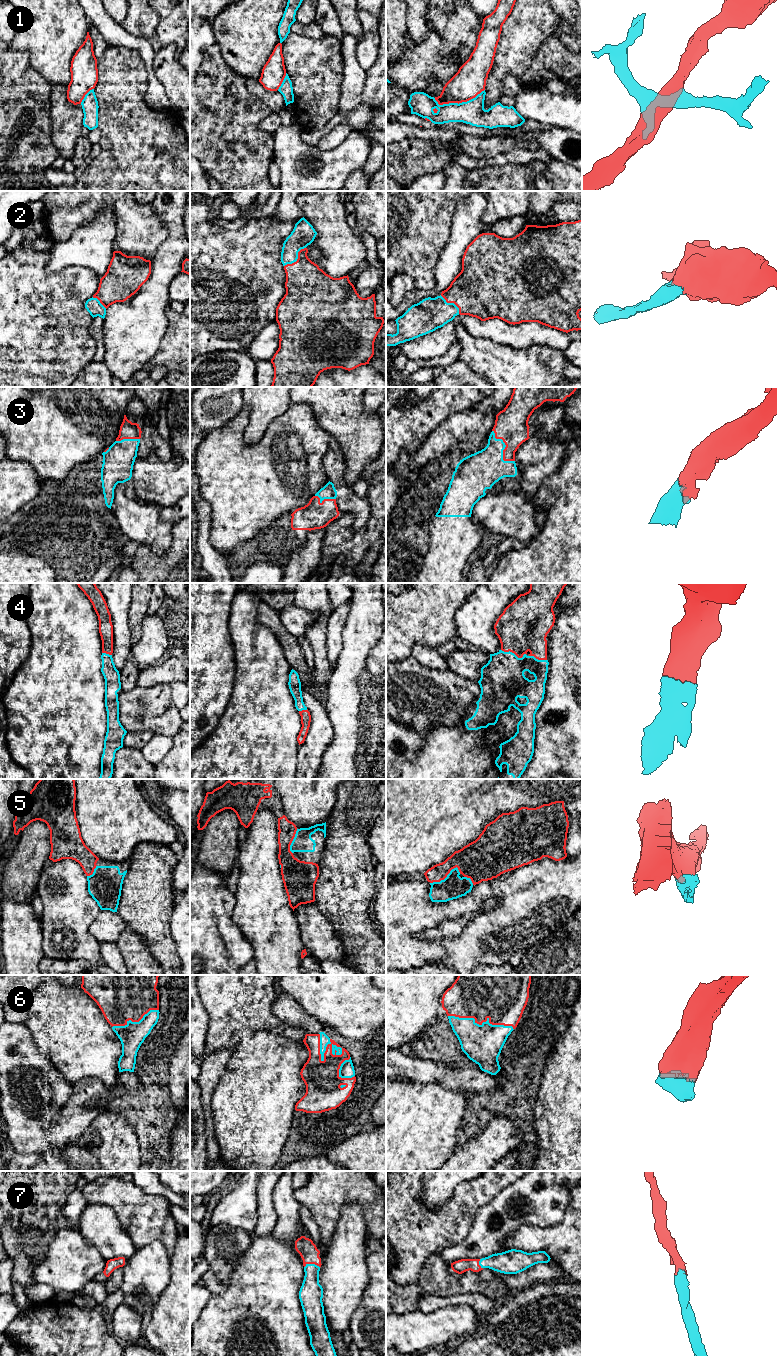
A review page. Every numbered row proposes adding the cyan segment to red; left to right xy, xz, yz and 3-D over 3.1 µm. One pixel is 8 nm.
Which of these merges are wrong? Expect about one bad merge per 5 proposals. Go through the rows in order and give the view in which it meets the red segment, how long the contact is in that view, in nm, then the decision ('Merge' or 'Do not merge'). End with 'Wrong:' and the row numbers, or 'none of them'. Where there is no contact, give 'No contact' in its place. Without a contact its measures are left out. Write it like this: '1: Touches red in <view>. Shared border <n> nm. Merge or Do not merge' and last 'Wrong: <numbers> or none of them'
1: Touches red in yz. Shared border 420 nm. Do not merge
2: Touches red in xz. Shared border 240 nm. Merge
3: Touches red in yz. Shared border 320 nm. Merge
4: Touches red in yz. Shared border 200 nm. Merge
5: Touches red in yz. Shared border 260 nm. Merge
6: Touches red in xz. Shared border 260 nm. Merge
7: Touches red in xz. Shared border 130 nm. Merge
Wrong: 1

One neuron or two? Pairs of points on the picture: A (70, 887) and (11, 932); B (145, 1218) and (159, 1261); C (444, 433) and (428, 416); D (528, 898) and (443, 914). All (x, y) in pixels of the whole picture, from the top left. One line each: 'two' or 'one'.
A: two
B: two
C: two
D: one

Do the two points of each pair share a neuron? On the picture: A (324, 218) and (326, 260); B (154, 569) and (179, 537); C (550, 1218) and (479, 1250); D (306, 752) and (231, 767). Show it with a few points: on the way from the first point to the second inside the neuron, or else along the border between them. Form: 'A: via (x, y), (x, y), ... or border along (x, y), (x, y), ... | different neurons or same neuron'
A: via (326, 228), (326, 250) | same neuron
B: via (163, 563), (179, 546) | same neuron
C: via (532, 1218), (510, 1221), (497, 1232) | same neuron
D: border along (299, 745), (296, 768) | different neurons

